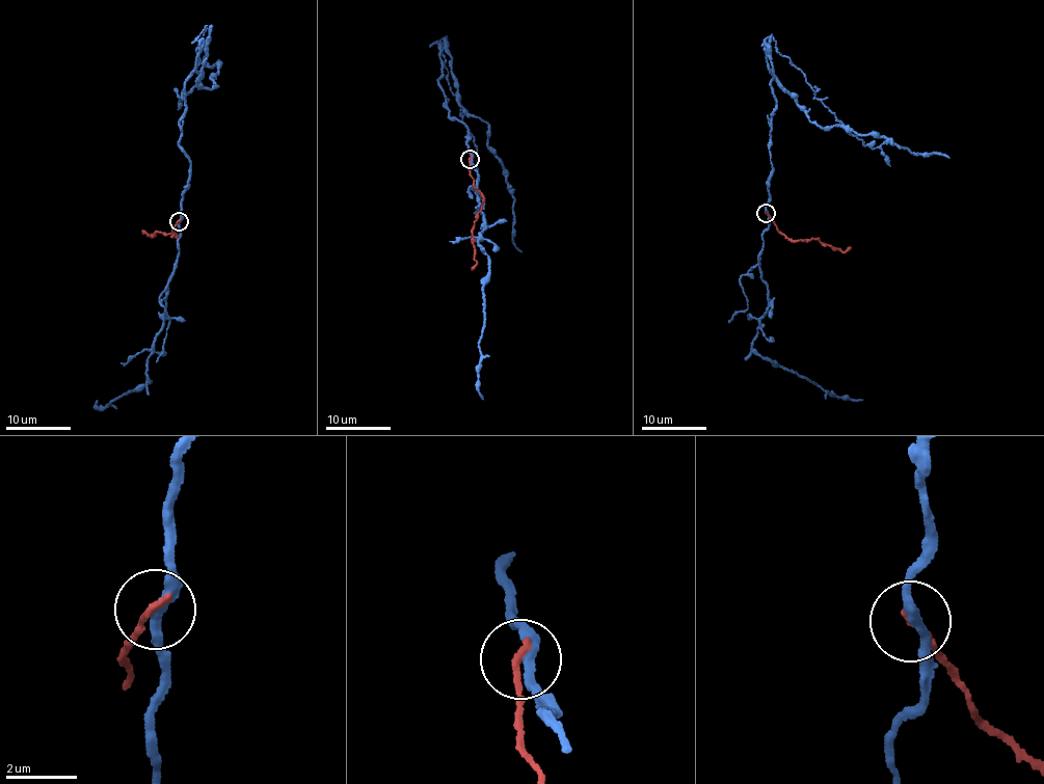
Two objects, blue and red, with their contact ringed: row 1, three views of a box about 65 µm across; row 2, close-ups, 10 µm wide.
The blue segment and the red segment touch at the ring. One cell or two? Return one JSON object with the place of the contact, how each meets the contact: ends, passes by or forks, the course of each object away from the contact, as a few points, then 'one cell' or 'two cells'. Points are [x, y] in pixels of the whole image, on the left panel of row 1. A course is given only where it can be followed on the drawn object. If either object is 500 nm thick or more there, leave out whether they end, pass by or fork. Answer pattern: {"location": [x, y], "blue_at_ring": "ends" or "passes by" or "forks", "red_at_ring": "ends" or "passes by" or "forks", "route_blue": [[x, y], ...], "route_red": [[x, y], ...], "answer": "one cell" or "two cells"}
{"location": [179, 221], "blue_at_ring": "passes by", "red_at_ring": "ends", "route_blue": [[180, 221], [190, 169], [179, 144], [185, 82], [203, 49], [197, 86], [217, 86], [208, 55]], "route_red": [[178, 221], [172, 237], [176, 236], [175, 233], [149, 235], [141, 231]], "answer": "two cells"}

